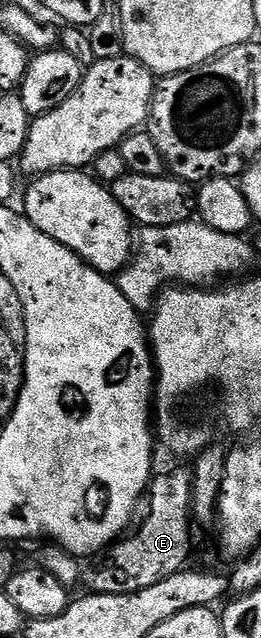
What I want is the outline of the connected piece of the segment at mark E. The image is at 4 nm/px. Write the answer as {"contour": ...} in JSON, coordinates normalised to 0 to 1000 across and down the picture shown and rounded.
{"contour":[[[732,737],[674,738],[663,745],[602,743],[567,760],[559,795],[567,803],[552,815],[487,842],[464,842],[395,867],[372,868],[352,882],[318,890],[314,914],[341,928],[372,933],[464,933],[467,929],[529,929],[544,923],[575,923],[605,917],[605,911],[636,911],[667,898],[709,893],[724,887],[720,875],[736,870],[736,741]]]}

